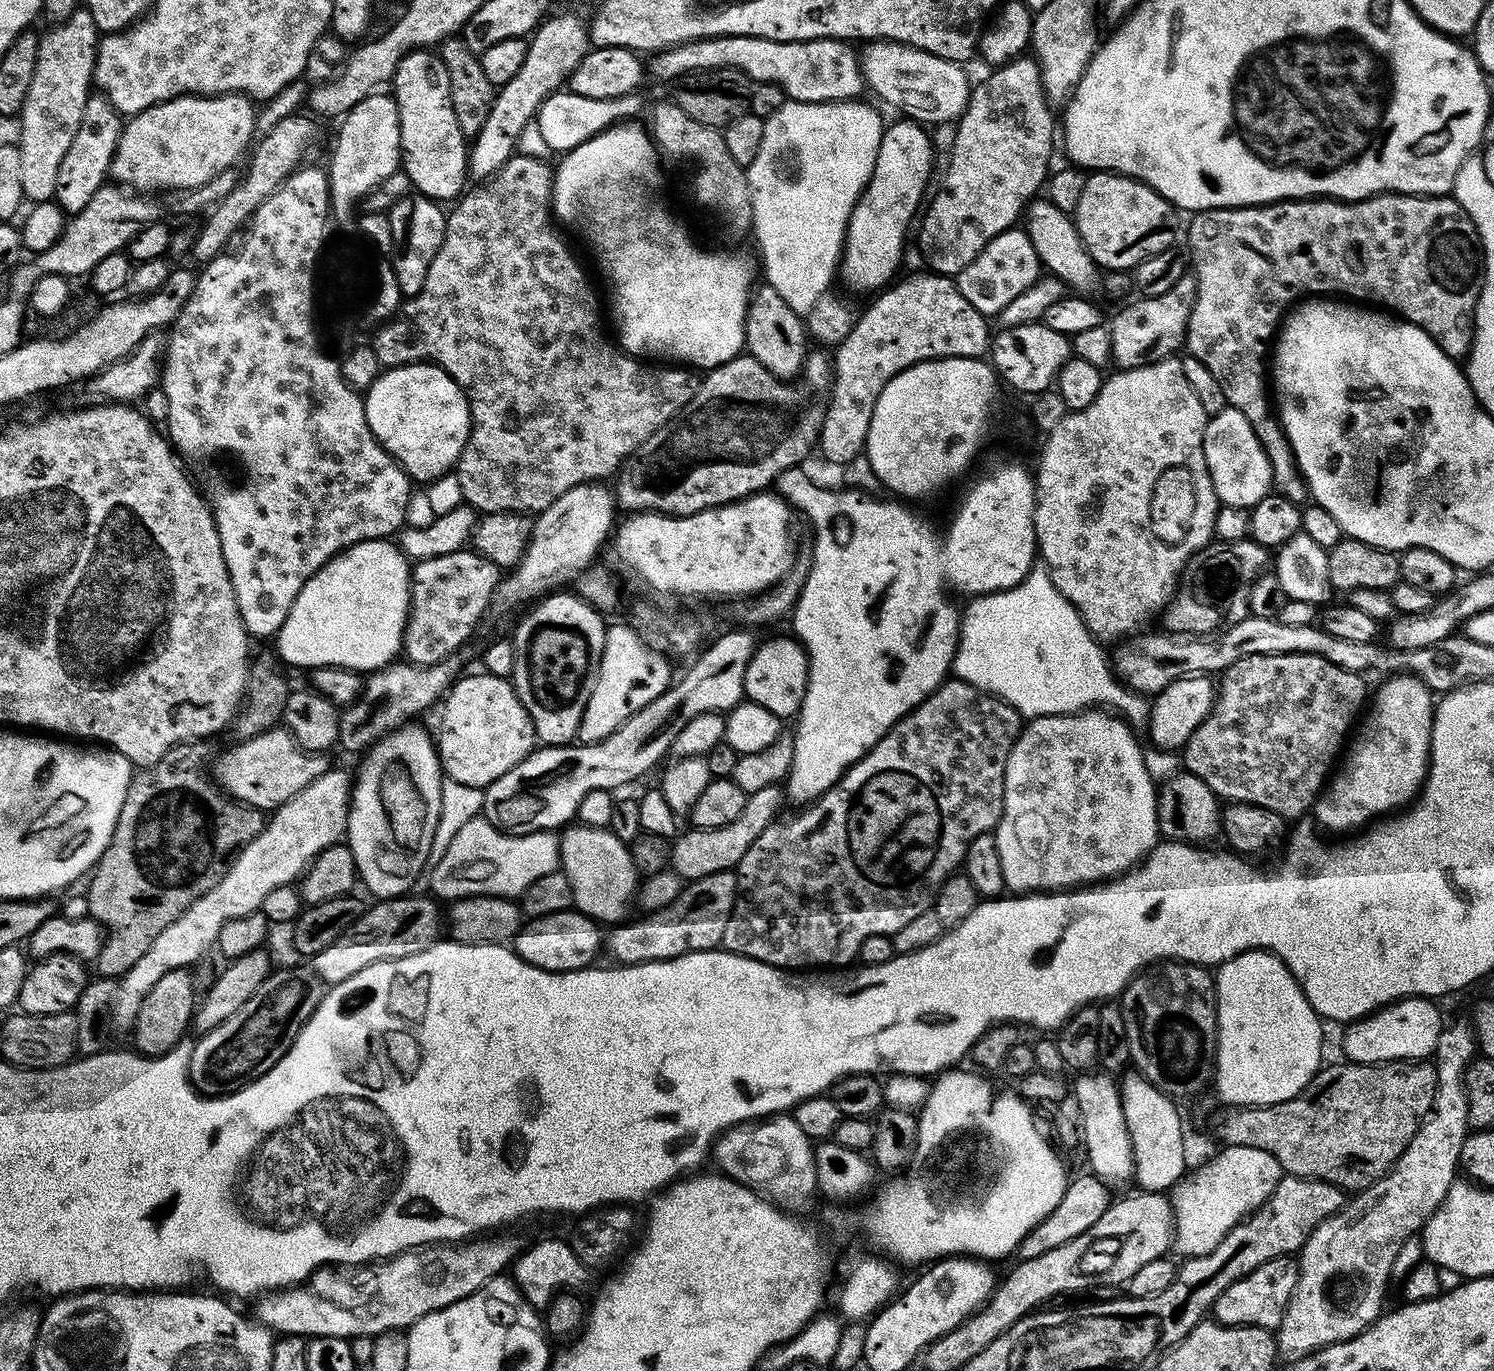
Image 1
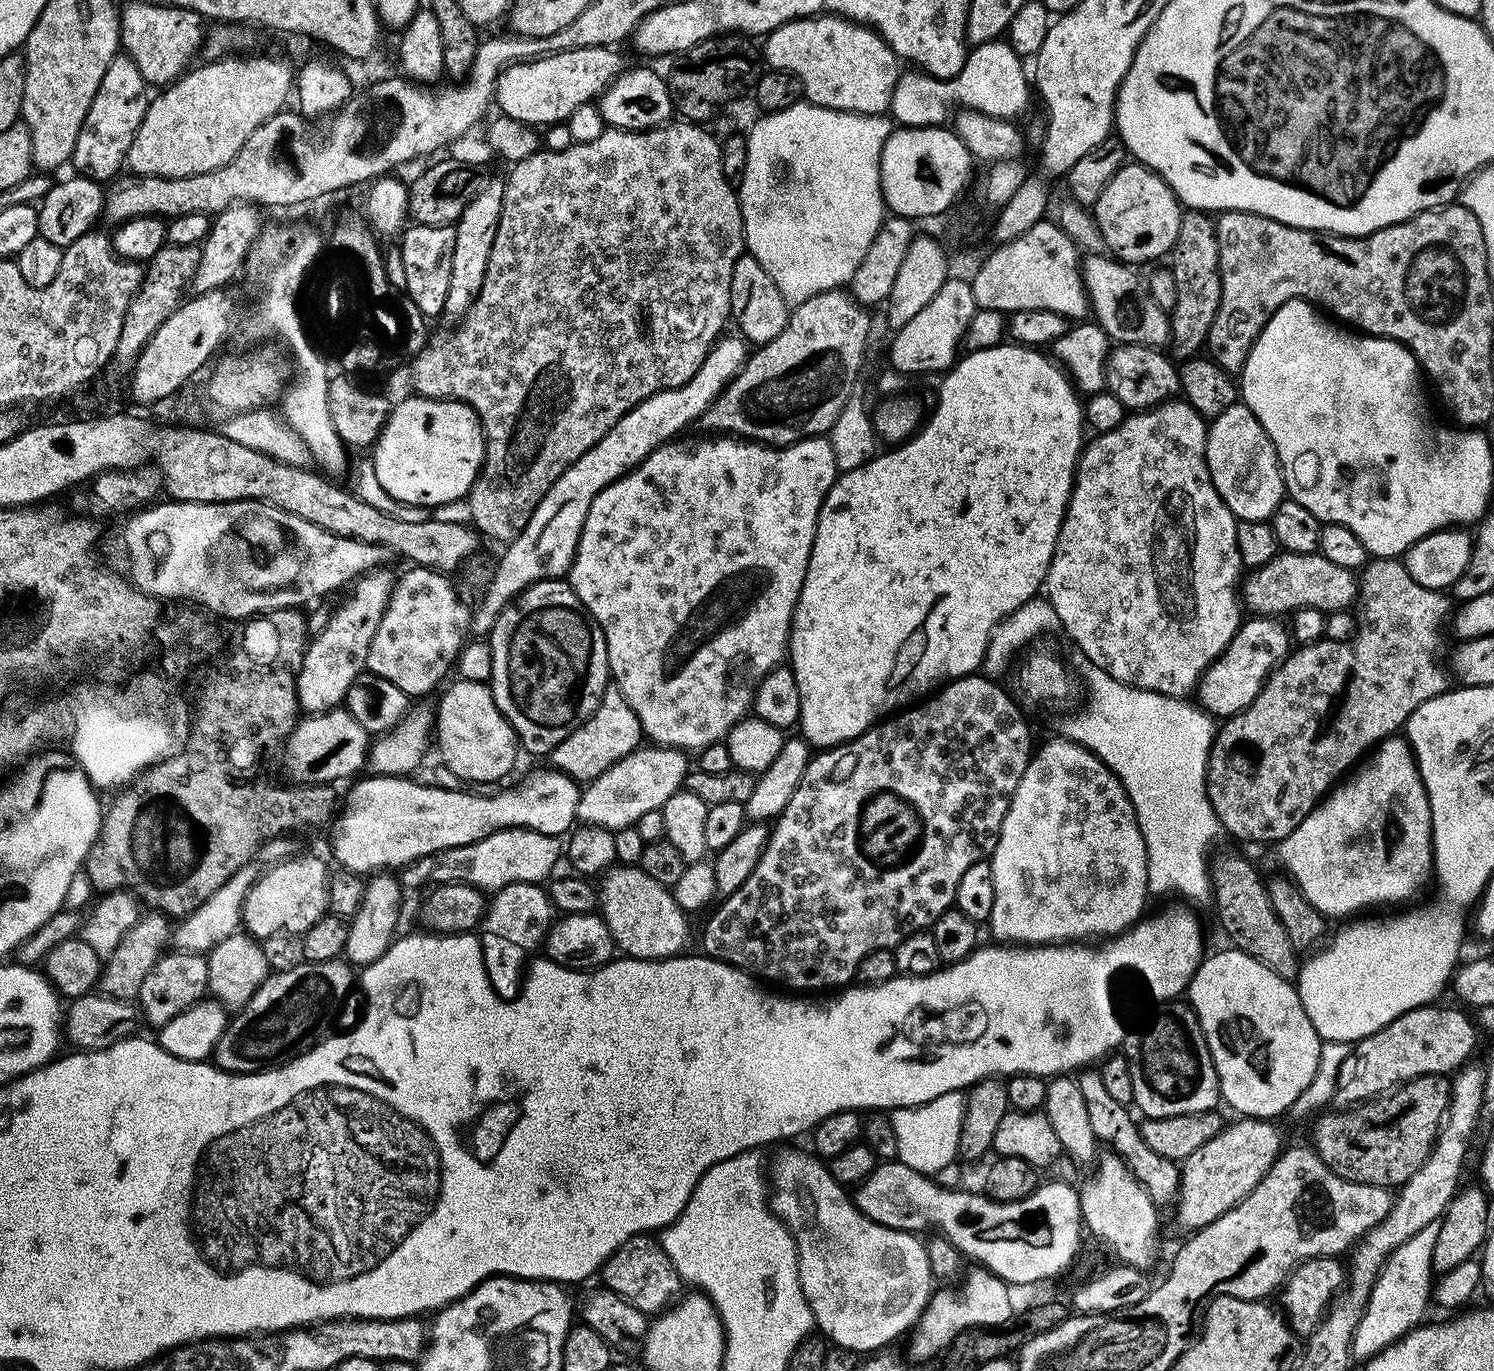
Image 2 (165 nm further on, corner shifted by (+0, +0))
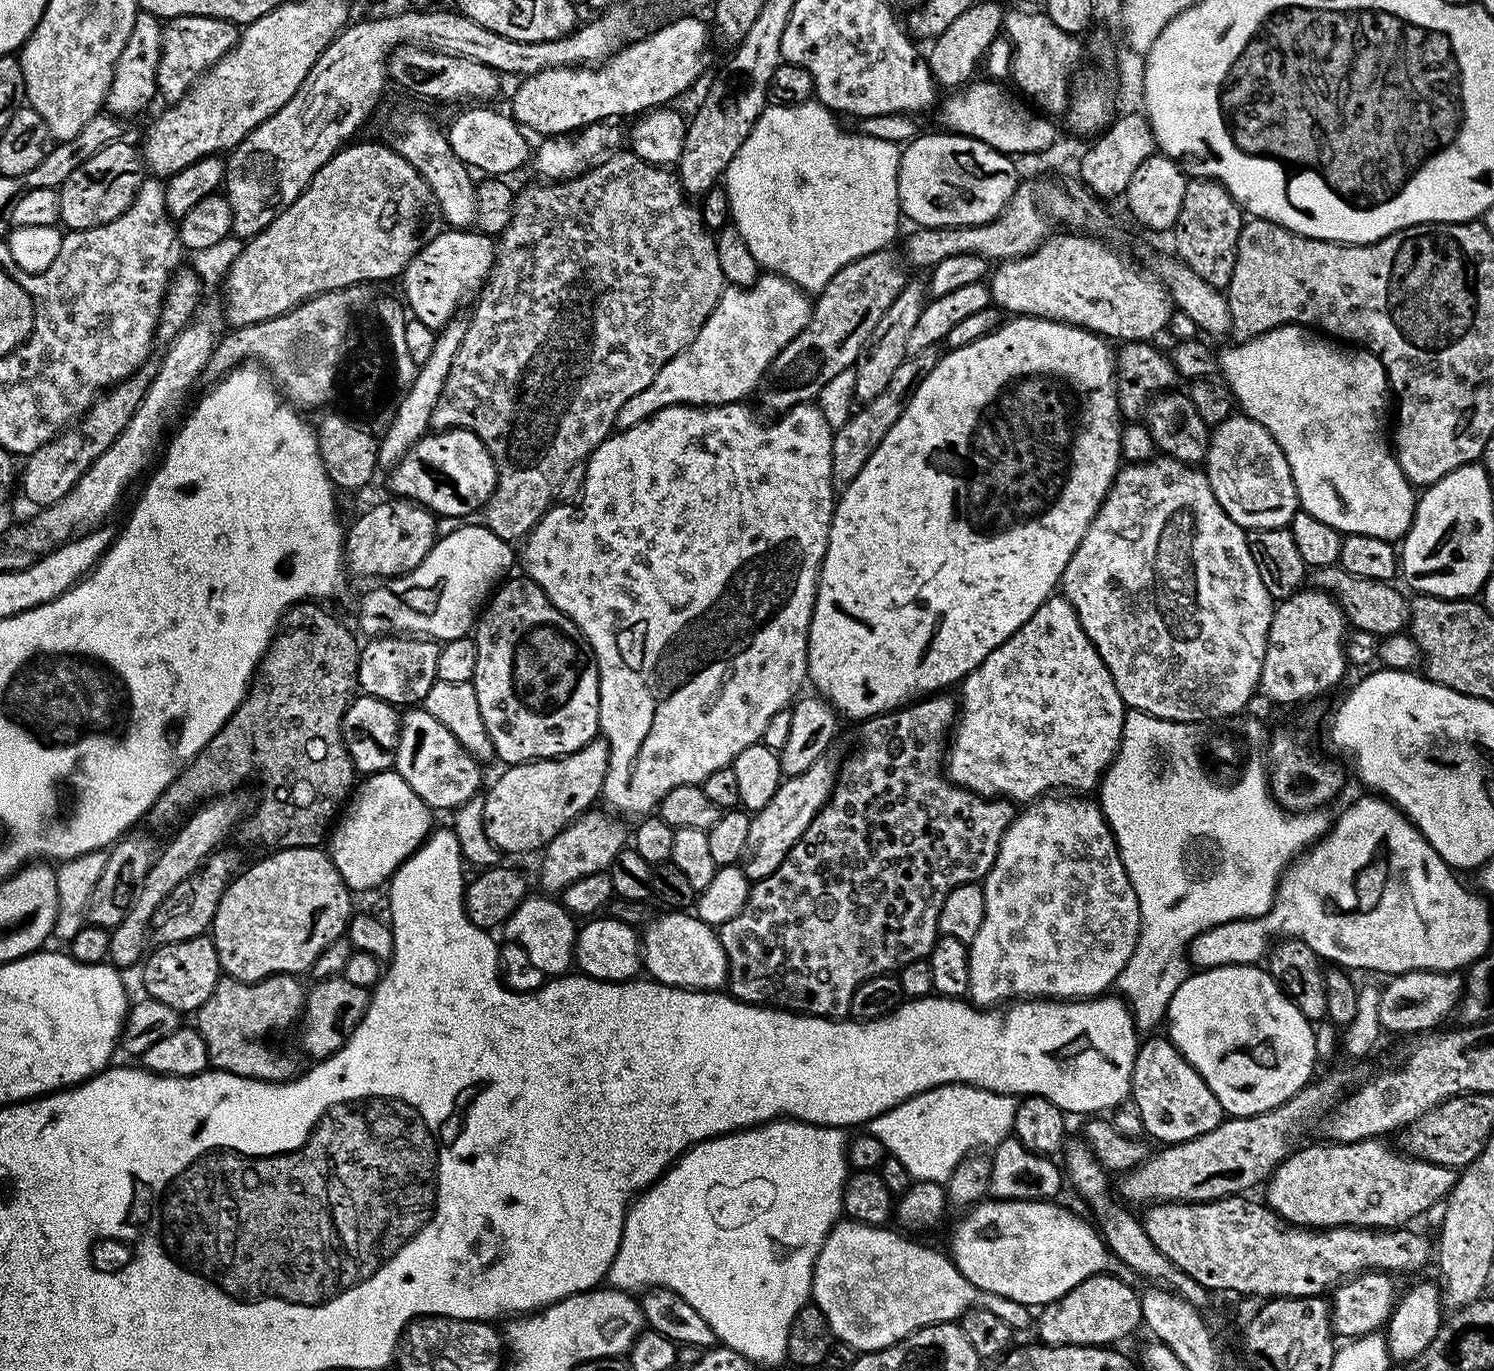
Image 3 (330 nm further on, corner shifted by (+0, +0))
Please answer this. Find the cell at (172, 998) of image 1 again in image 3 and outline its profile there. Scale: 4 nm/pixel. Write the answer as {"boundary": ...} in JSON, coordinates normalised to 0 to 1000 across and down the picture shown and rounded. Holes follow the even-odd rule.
{"boundary":[[[139,681],[102,691],[96,701],[96,706],[96,721],[99,723],[97,724],[101,729],[111,731],[111,734],[116,734],[116,737],[121,740],[131,739],[135,731],[143,725],[143,719],[149,714],[147,699]]]}

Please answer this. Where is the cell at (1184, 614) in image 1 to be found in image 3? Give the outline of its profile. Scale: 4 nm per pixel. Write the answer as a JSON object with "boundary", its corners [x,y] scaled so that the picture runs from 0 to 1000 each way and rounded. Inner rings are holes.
{"boundary":[[[896,411],[887,414],[880,415],[880,428],[885,432],[889,432],[897,438],[897,444],[900,446],[900,451],[907,460],[916,461],[922,465],[929,465],[934,462],[939,462],[944,455],[944,438],[939,435],[928,423],[918,423],[909,422],[904,419]]]}

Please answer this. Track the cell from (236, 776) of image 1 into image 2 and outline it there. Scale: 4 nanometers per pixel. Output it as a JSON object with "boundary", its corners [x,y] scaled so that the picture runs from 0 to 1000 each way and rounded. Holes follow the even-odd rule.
{"boundary":[[[232,516],[222,516],[220,519],[212,519],[204,522],[199,525],[197,532],[190,540],[189,552],[190,551],[190,563],[192,568],[198,573],[208,573],[210,572],[224,573],[224,569],[230,569],[232,566],[238,567],[242,559],[244,559],[248,548],[248,535],[234,521]]]}

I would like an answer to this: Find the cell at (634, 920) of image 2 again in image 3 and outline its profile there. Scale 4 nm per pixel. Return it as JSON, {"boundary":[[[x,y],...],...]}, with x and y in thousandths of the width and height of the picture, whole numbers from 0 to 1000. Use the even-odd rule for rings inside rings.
{"boundary":[[[444,664],[440,671],[436,671],[430,677],[430,706],[436,714],[465,724],[478,724],[485,720],[487,714],[486,693],[483,693],[477,675],[470,673],[461,664]]]}

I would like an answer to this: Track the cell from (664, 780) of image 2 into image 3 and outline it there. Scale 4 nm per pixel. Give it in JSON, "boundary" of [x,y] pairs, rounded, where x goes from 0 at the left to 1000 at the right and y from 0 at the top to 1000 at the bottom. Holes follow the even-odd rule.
{"boundary":[[[394,591],[390,595],[388,595],[383,601],[379,602],[371,612],[363,620],[364,628],[361,630],[361,645],[365,651],[375,652],[378,648],[381,648],[387,640],[392,640],[392,637],[398,637],[409,633],[411,626],[419,618],[418,613],[418,604],[412,598],[409,598],[404,592]]]}

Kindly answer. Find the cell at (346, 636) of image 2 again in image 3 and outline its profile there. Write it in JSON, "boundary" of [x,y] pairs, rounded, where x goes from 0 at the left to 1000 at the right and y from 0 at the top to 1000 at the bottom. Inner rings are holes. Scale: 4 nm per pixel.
{"boundary":[[[262,363],[257,365],[255,368],[252,368],[250,371],[246,371],[236,383],[232,383],[230,392],[230,410],[234,418],[238,420],[254,420],[252,422],[262,422],[268,420],[285,407],[288,401],[292,398],[292,381],[293,377],[283,368],[278,367],[278,365],[270,363]]]}

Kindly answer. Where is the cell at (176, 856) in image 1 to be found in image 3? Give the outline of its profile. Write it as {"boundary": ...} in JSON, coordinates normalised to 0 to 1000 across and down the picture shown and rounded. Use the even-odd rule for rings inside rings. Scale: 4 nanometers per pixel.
{"boundary":[[[212,439],[196,441],[195,443],[188,449],[187,454],[185,457],[181,470],[179,470],[176,480],[174,481],[173,484],[171,485],[171,489],[169,494],[169,498],[163,511],[157,518],[157,521],[154,521],[154,524],[149,530],[149,532],[146,532],[146,535],[143,535],[143,538],[141,538],[141,541],[138,541],[138,544],[136,547],[135,547],[127,557],[124,557],[123,561],[118,565],[118,569],[114,570],[112,575],[105,582],[102,589],[102,592],[100,592],[98,596],[98,600],[102,600],[104,604],[114,603],[113,605],[114,605],[129,588],[160,575],[158,574],[159,574],[163,569],[166,569],[171,563],[174,563],[174,587],[172,588],[171,593],[169,595],[169,608],[171,609],[175,615],[180,616],[180,619],[182,620],[187,620],[188,619],[210,619],[216,616],[218,611],[220,609],[221,605],[223,603],[224,599],[226,597],[226,593],[228,592],[229,587],[236,580],[237,573],[240,569],[240,564],[238,559],[236,557],[234,550],[232,547],[232,541],[229,538],[229,532],[228,530],[230,526],[232,518],[236,514],[236,510],[240,505],[238,489],[241,485],[241,474],[242,470],[240,469],[238,470],[238,465],[236,465],[235,460],[233,459],[232,456],[227,455],[227,454],[217,444],[217,442]]]}

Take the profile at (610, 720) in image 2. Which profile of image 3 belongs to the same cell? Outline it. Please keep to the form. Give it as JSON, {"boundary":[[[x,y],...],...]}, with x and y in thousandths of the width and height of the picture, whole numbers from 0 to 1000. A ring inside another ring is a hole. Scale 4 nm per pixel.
{"boundary":[[[400,538],[378,551],[370,554],[353,554],[351,557],[344,557],[337,561],[337,564],[326,573],[323,578],[325,585],[325,608],[335,622],[359,621],[361,622],[380,601],[384,600],[388,595],[397,589],[398,584],[402,583],[407,558],[407,543]]]}

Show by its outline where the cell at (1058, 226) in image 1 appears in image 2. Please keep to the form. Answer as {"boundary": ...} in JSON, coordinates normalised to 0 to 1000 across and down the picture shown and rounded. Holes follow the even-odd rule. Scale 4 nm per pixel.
{"boundary":[[[728,185],[723,193],[723,201],[728,212],[730,230],[736,240],[747,251],[764,251],[778,255],[784,247],[782,228],[772,217],[770,217],[766,205],[760,195],[756,194],[742,185]]]}

